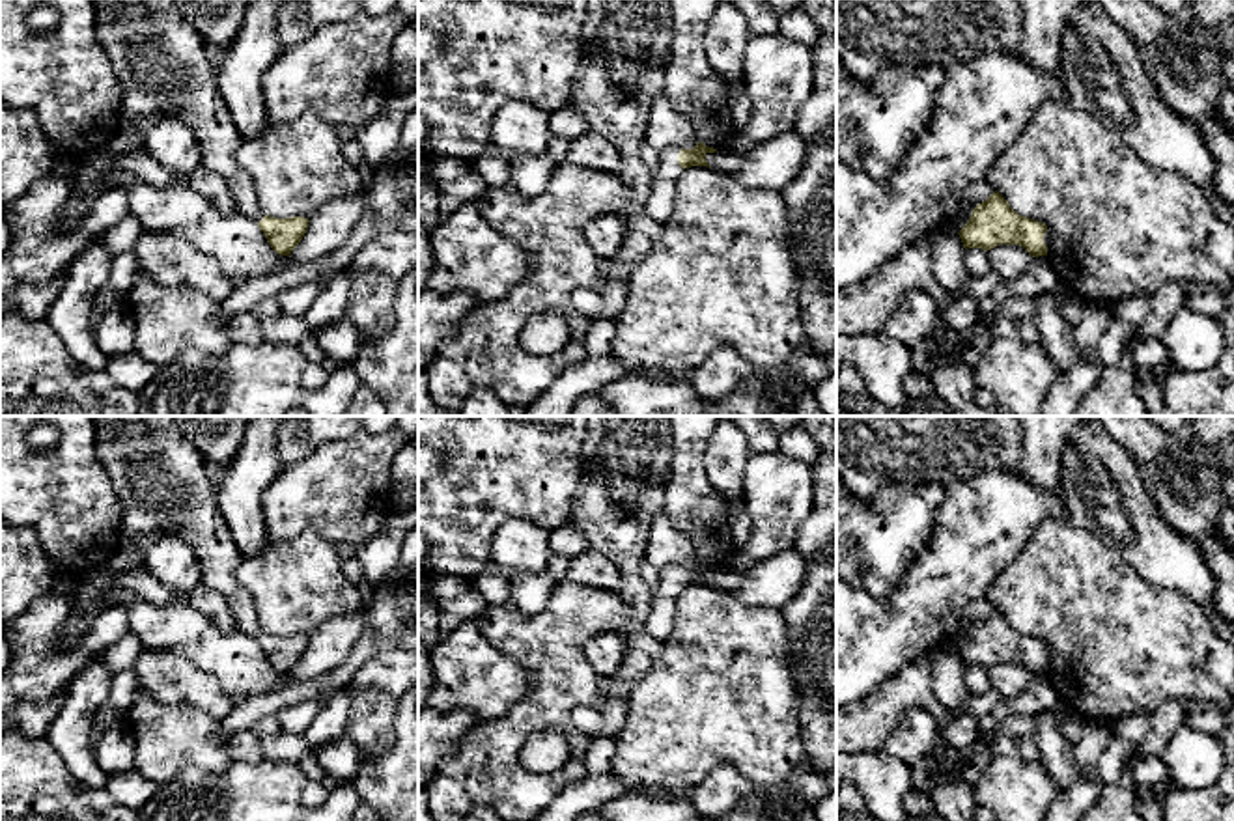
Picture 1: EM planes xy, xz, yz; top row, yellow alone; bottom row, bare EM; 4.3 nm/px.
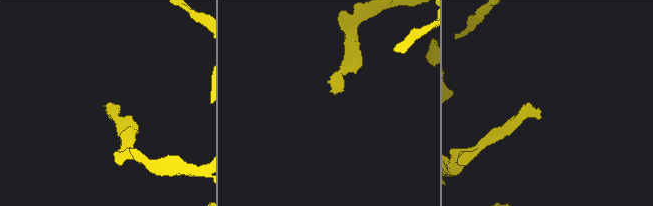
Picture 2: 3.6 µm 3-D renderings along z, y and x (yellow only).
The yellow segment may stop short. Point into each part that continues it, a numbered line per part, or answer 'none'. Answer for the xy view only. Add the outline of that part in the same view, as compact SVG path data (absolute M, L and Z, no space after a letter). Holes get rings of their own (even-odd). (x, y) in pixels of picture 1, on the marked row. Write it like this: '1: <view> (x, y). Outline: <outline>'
1: xy (161, 60). Outline: M93 0L93 6L97 39L106 50L123 88L123 118L134 119L142 125L147 125L164 114L174 114L183 119L196 136L202 151L202 166L218 174L226 181L235 211L258 224L265 213L258 205L258 192L248 172L237 160L237 151L245 136L237 129L218 91L217 71L207 56L207 45L200 32L177 9L175 0Z

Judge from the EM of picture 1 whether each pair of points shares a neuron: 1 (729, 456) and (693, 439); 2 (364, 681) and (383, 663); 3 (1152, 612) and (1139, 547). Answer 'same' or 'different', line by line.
1: different
2: same
3: different

